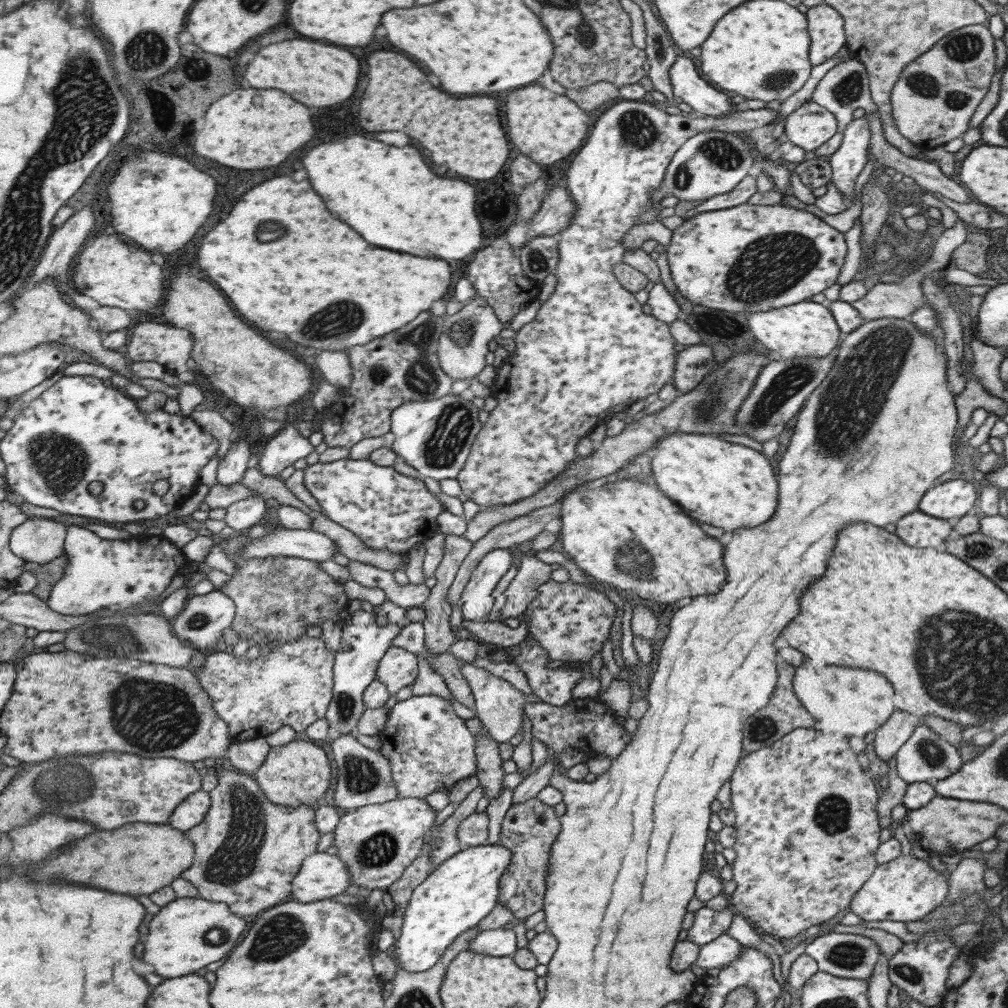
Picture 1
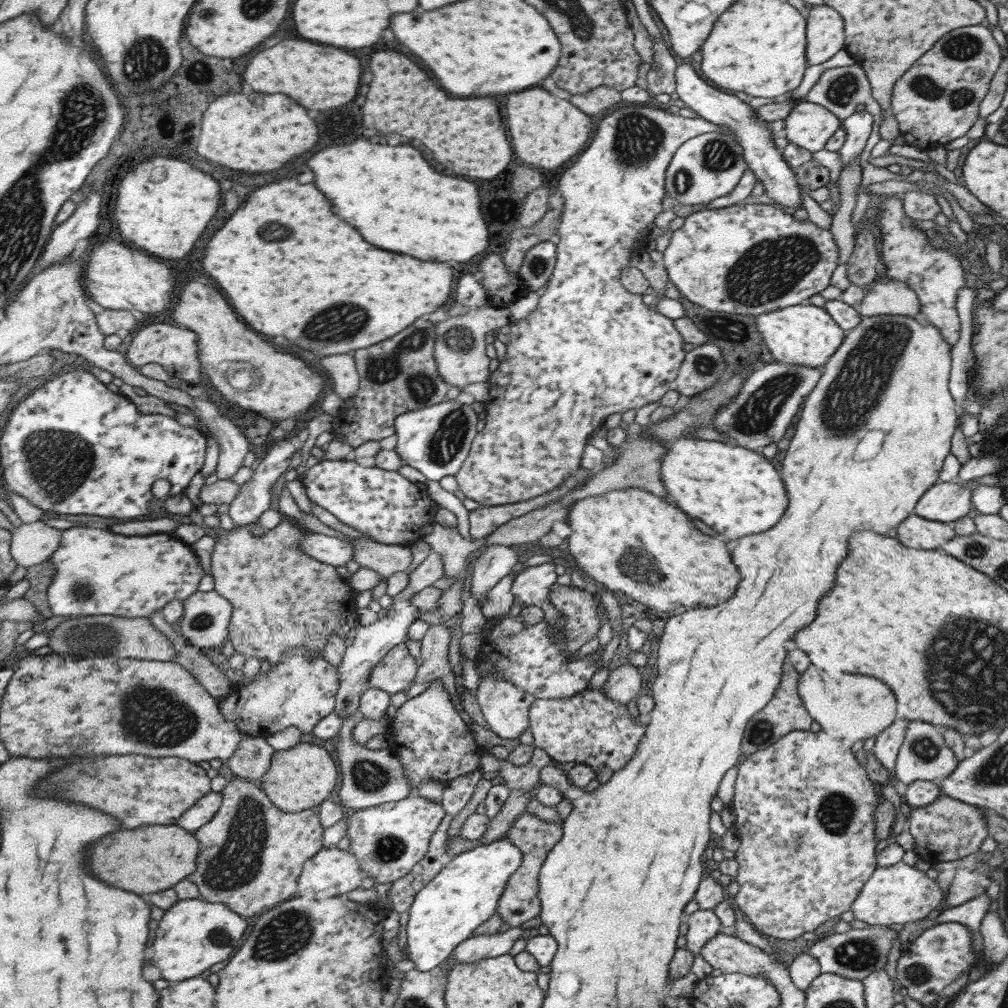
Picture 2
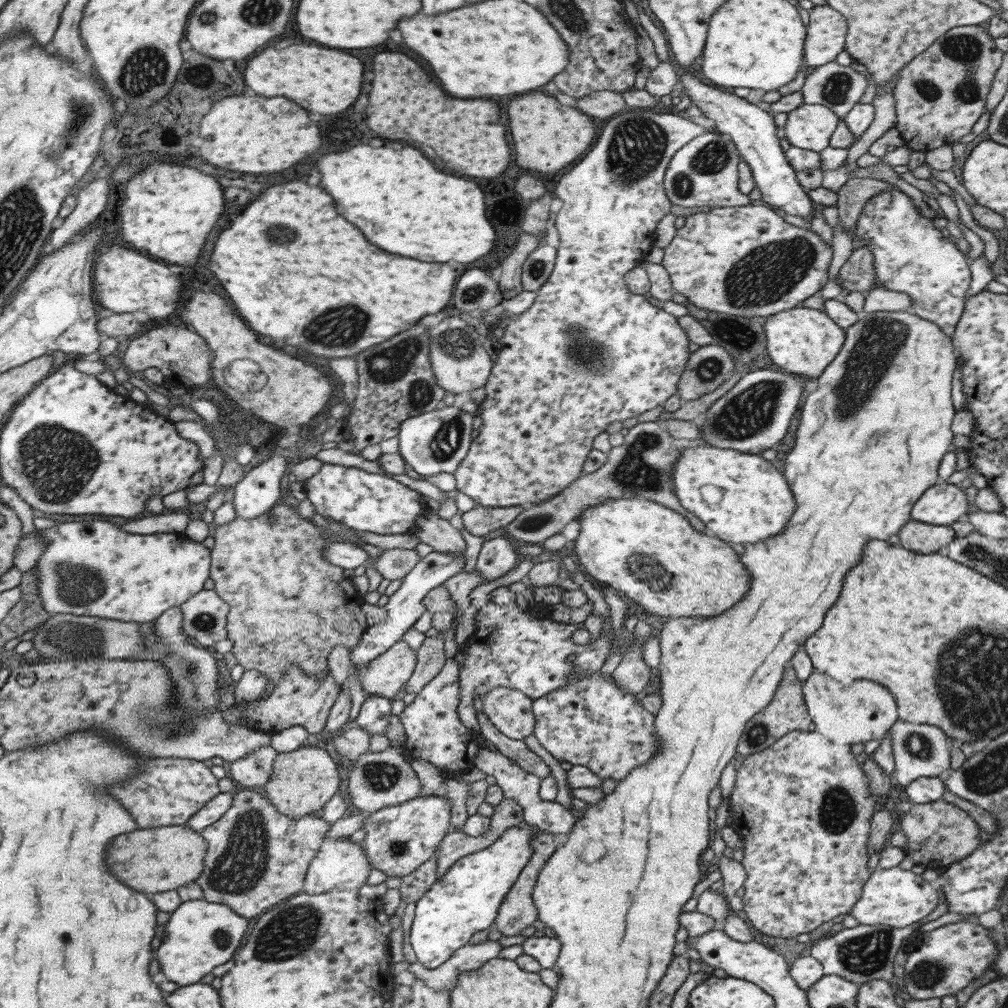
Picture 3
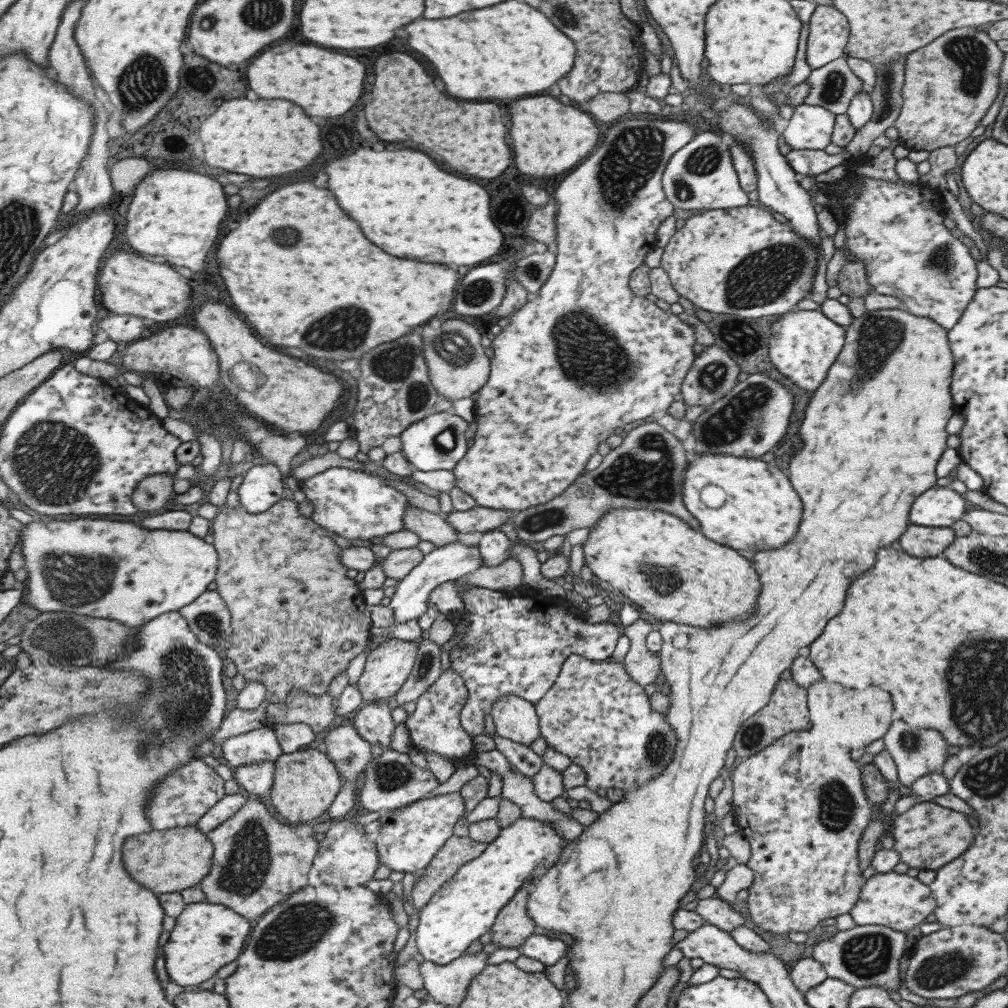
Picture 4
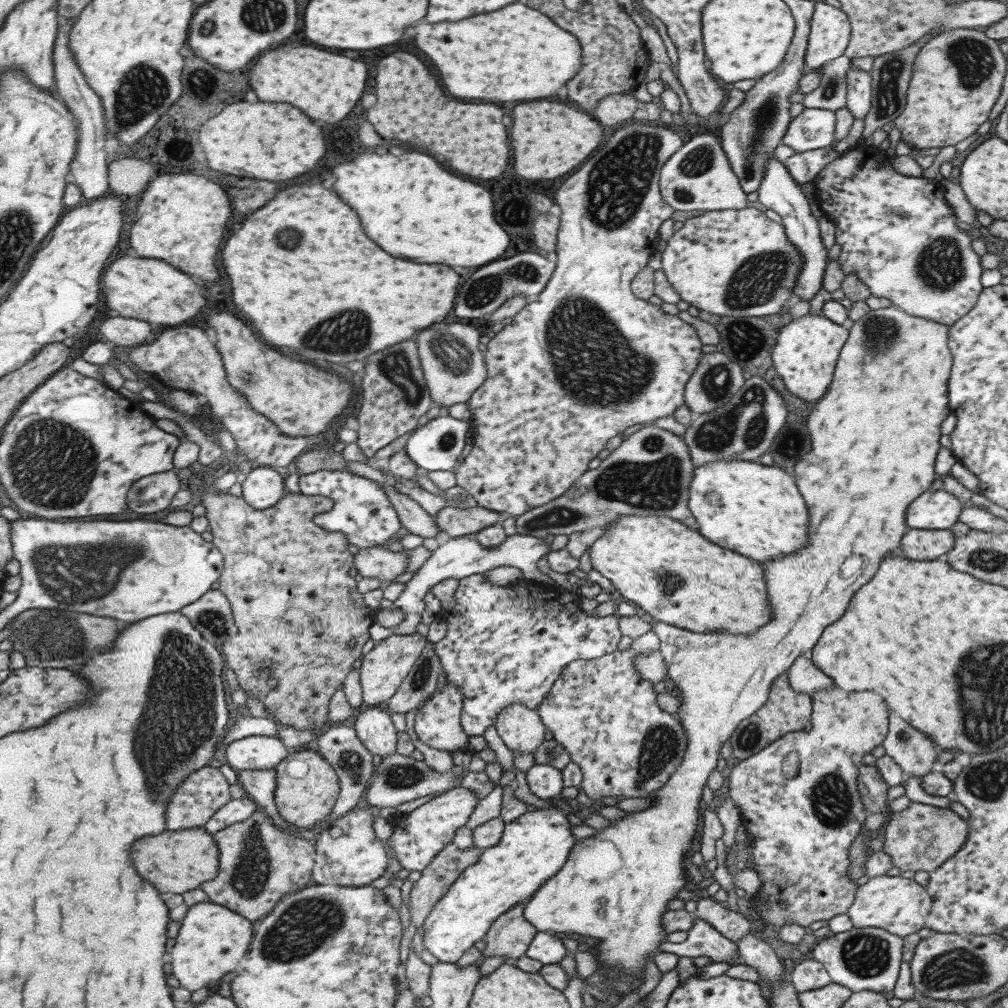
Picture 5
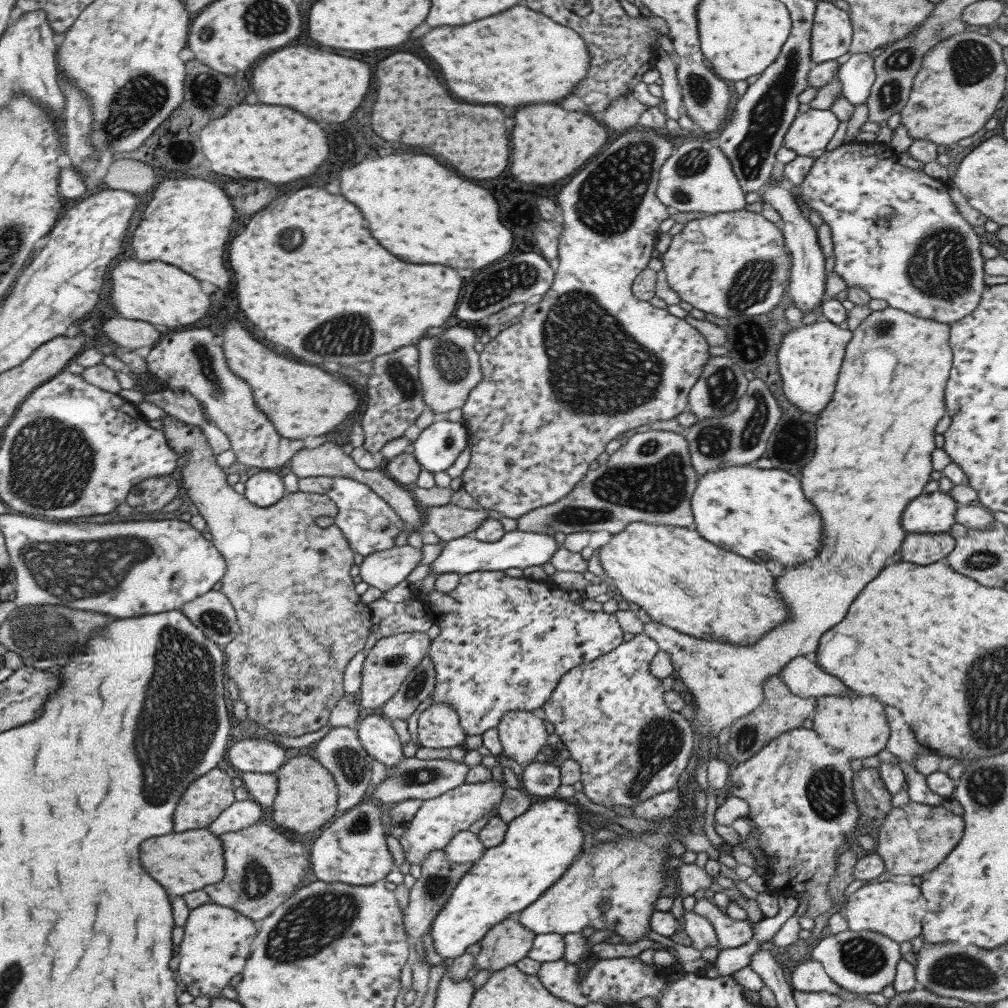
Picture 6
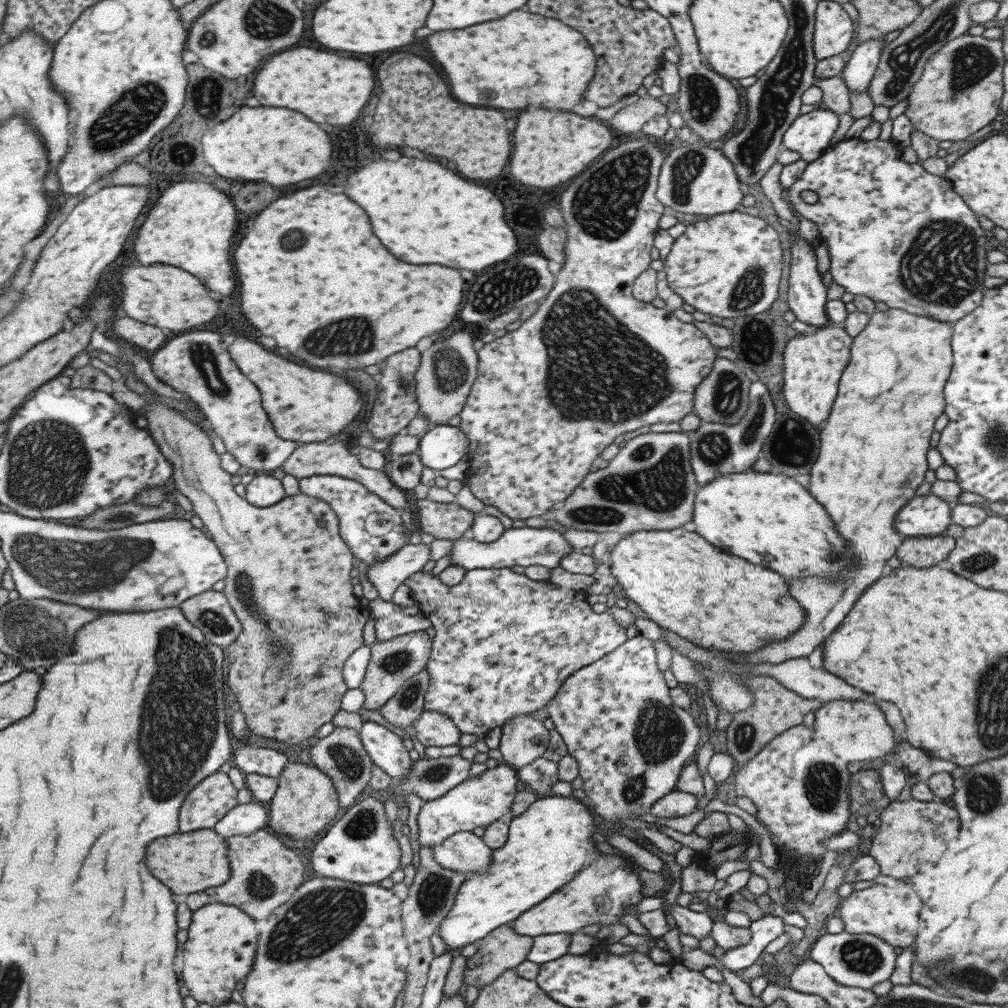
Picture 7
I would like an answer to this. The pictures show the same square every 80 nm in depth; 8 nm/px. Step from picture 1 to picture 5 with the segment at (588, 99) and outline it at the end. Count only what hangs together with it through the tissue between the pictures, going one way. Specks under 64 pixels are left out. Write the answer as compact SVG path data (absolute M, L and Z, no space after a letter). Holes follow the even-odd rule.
M630 92L609 94L595 105L590 115L599 124L619 127L633 121L634 102Z

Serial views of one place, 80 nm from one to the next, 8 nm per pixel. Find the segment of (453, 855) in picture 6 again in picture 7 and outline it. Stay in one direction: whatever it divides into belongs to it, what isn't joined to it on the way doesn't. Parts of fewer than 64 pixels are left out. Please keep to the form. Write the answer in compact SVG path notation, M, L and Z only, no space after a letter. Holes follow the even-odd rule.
M461 831L430 846L433 861L441 868L469 878L474 872L485 872L491 865L492 848L472 831Z

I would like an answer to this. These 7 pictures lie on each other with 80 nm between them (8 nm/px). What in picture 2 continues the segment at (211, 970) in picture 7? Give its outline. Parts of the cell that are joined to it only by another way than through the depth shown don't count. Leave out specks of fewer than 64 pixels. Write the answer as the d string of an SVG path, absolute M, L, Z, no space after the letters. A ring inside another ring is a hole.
M203 898L177 902L159 922L157 938L153 942L155 966L163 970L165 980L183 982L201 976L209 966L223 962L243 938L247 924L228 906L205 901Z

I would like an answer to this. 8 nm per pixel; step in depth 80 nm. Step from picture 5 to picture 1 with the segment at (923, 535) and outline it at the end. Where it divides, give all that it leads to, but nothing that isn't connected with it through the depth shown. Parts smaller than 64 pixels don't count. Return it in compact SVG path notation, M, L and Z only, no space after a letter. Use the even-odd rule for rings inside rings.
M916 509L895 522L895 536L913 548L939 548L952 536L952 521Z

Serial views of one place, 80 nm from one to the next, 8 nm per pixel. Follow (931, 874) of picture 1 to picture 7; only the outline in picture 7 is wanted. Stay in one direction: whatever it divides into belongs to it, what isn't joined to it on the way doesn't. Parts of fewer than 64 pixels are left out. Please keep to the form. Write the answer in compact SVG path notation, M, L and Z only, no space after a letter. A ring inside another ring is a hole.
M899 883L893 887L871 885L853 891L840 900L836 908L837 916L843 923L843 930L849 934L871 934L893 947L905 950L911 946L918 929L918 912L921 900L909 883Z

